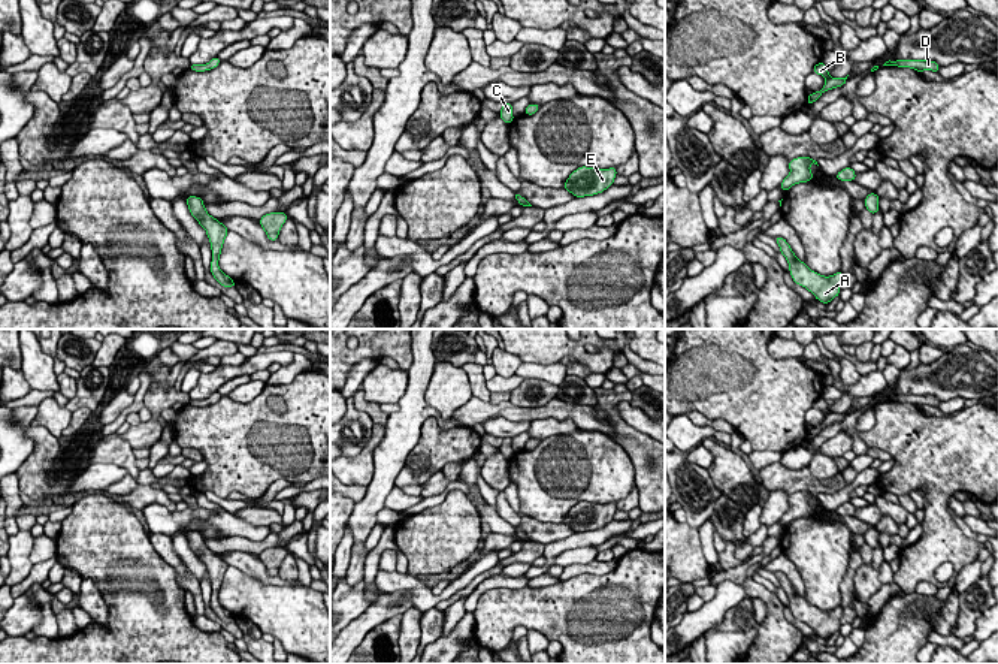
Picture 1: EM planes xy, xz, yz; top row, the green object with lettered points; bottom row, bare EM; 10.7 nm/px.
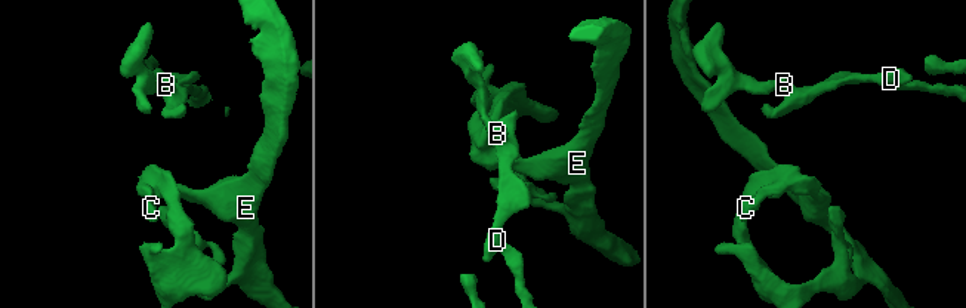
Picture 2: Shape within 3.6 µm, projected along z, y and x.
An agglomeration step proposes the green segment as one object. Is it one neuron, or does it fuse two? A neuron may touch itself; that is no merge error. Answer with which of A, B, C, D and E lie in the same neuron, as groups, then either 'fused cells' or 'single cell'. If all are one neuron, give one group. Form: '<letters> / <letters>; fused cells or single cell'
A B C D E; single cell

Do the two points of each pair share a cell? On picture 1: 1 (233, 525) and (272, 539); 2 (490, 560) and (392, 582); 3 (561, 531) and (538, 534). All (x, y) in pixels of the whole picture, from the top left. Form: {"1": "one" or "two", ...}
{"1": "two", "2": "one", "3": "one"}

